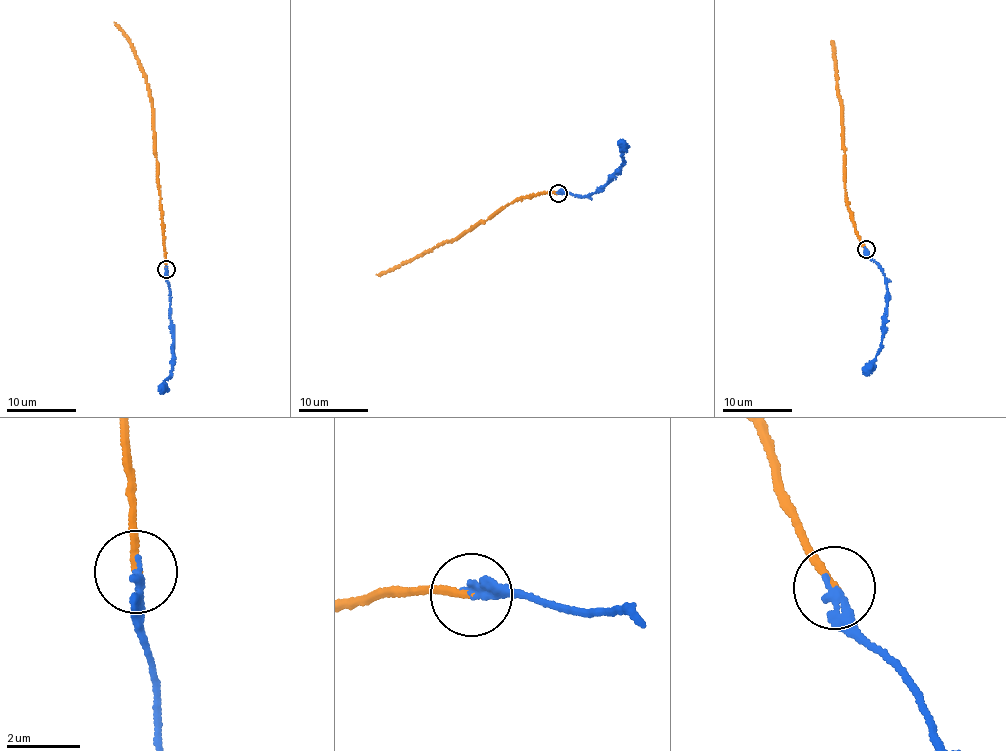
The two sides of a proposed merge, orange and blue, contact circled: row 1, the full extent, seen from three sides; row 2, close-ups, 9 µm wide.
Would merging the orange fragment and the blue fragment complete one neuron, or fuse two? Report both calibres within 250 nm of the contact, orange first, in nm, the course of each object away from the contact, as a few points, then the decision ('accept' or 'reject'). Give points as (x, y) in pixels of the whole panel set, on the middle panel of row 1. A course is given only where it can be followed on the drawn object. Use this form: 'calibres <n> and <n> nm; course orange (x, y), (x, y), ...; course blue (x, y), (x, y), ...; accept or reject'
calibres 190 and 240 nm; course orange (559, 194), (545, 192), (514, 200), (449, 242), (376, 274); course blue (559, 194), (563, 190), (576, 196), (592, 195), (610, 181), (625, 162), (622, 156), (625, 149), (623, 141); accept

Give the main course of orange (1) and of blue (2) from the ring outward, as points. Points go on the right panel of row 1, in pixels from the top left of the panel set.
1: (866, 249), (857, 236), (845, 196), (840, 96), (830, 41)
2: (866, 249), (866, 256), (878, 264), (887, 284), (882, 347), (872, 369), (865, 375)

